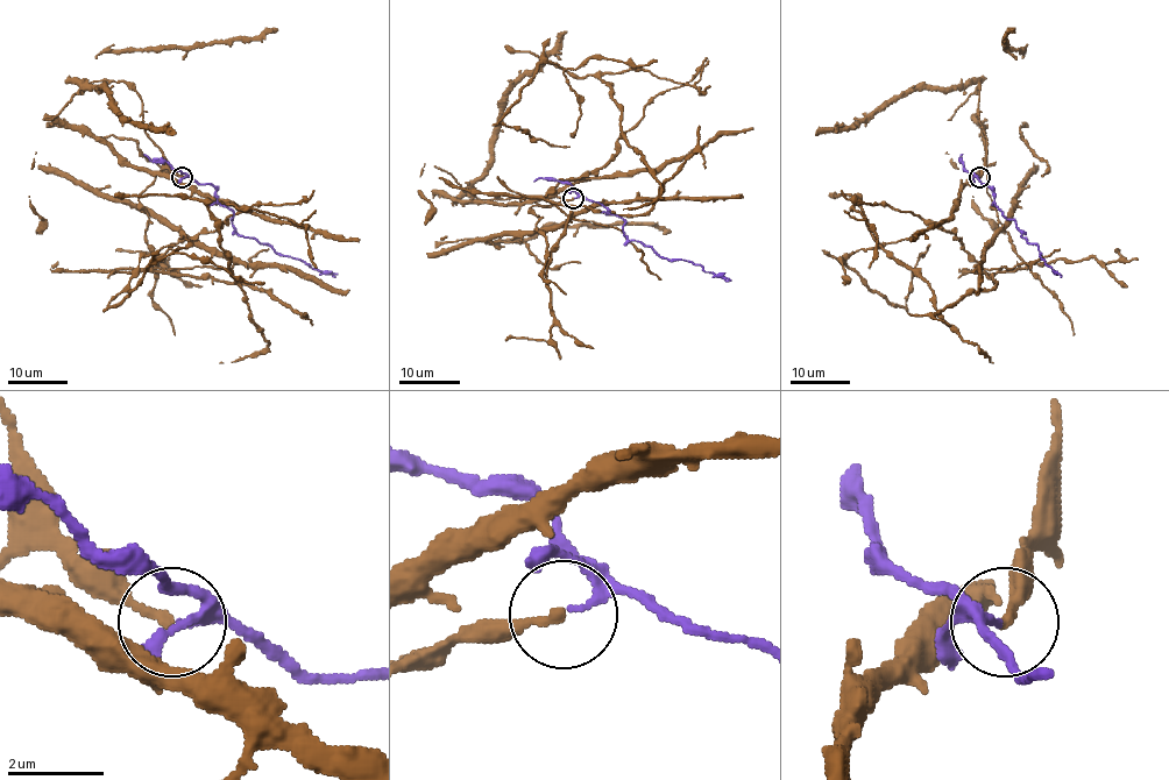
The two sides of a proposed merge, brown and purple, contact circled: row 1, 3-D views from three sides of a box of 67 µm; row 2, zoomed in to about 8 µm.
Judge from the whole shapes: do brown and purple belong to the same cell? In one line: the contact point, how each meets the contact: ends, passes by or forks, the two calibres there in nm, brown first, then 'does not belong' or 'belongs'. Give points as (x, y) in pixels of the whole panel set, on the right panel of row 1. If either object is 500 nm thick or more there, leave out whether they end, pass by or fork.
(979, 177) | brown ends | purple forks | 200/110 nm | does not belong

